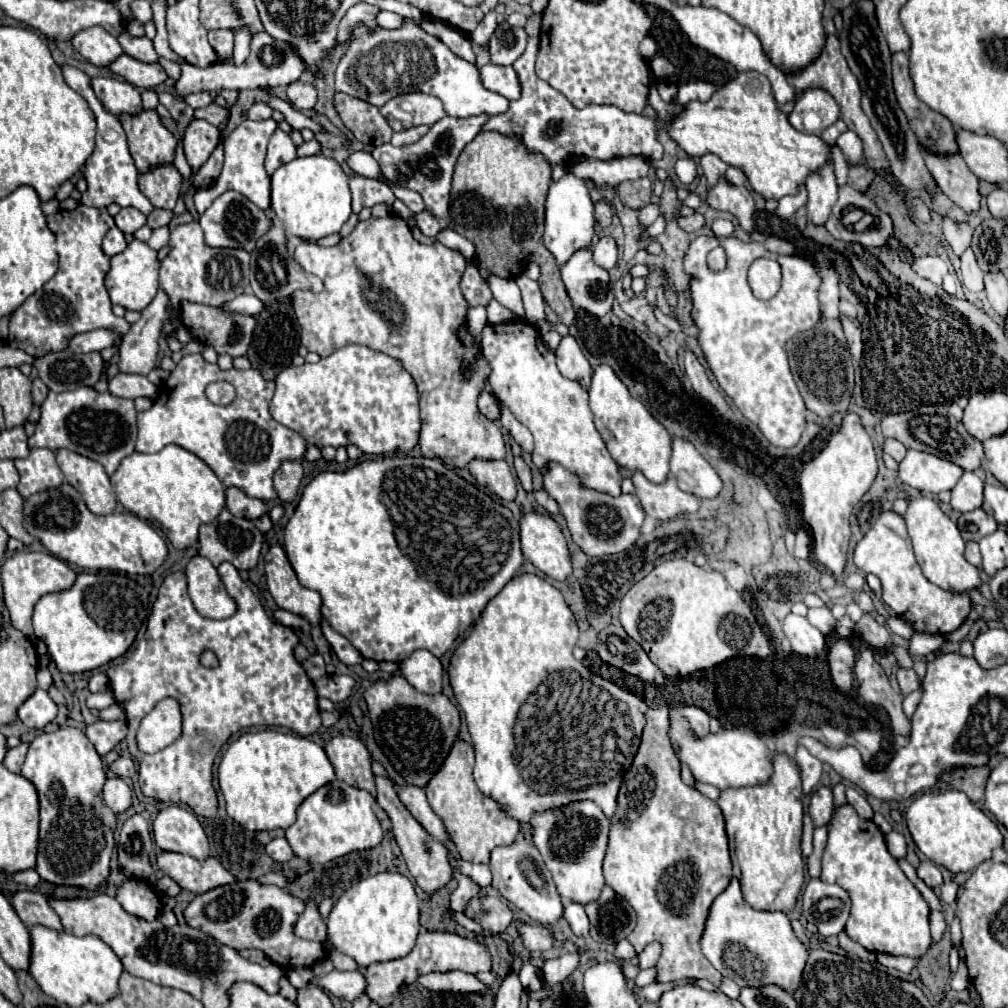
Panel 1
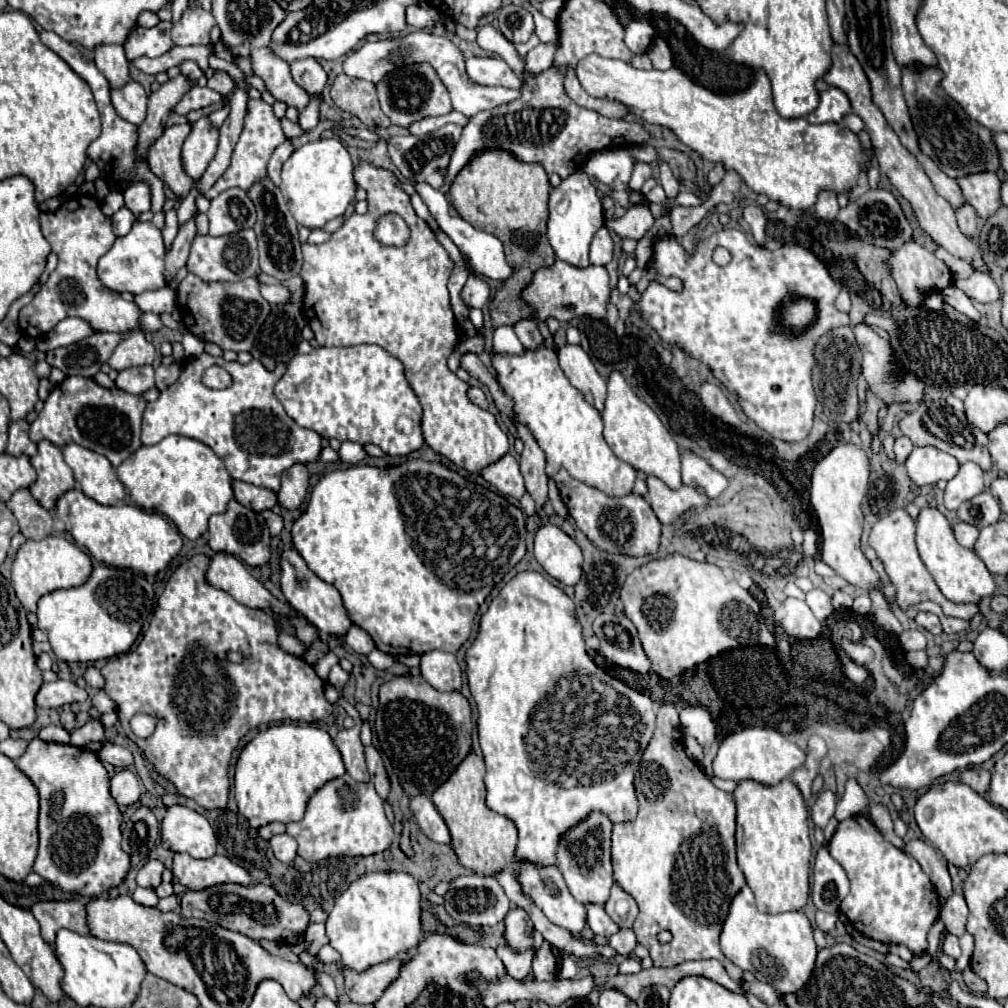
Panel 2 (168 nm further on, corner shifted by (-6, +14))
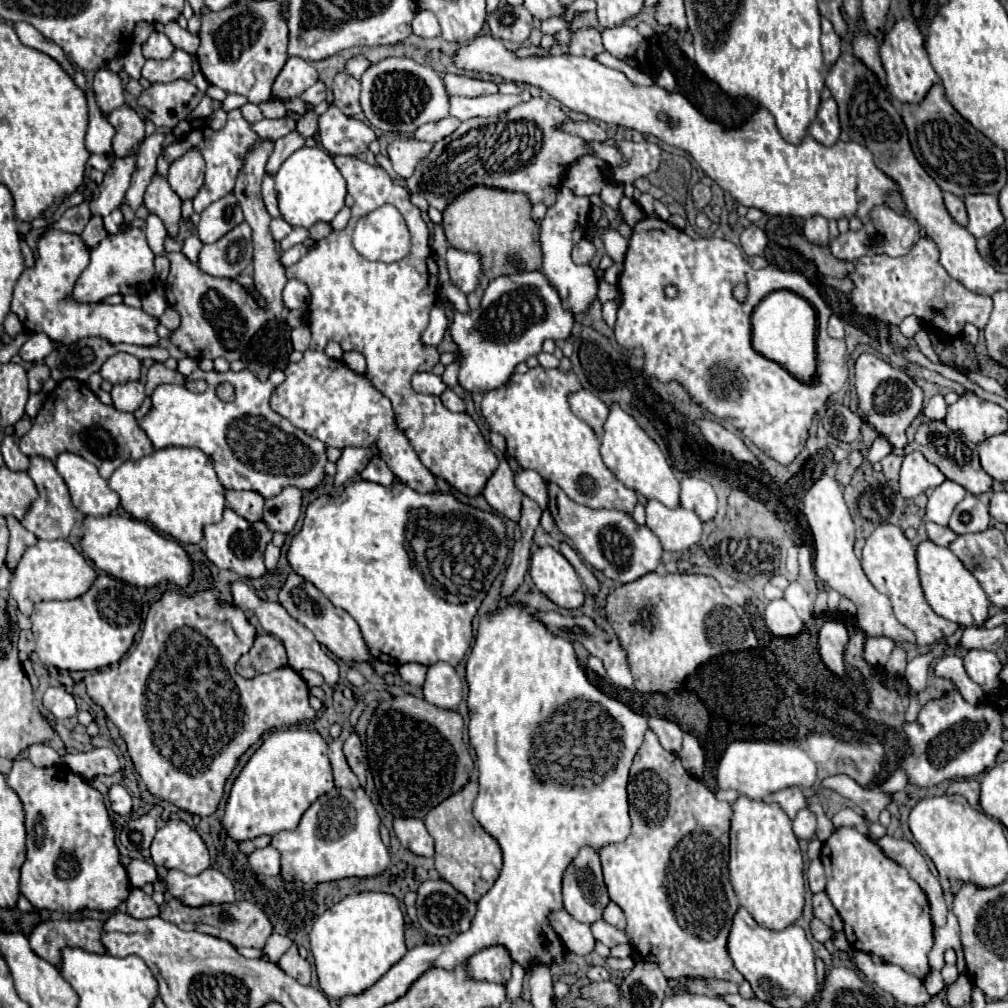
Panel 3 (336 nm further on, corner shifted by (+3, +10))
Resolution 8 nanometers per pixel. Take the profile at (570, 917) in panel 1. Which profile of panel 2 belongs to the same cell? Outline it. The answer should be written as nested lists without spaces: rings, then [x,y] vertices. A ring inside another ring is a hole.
[[[587,906],[587,924],[597,936],[609,938],[619,932],[619,926],[607,916],[603,906]]]

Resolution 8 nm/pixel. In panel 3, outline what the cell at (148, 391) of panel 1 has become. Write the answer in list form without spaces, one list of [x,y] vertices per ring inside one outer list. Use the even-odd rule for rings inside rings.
[[[138,380],[126,382],[126,384],[116,384],[110,394],[112,394],[114,406],[124,412],[134,412],[142,404],[142,400],[146,398],[144,386]]]

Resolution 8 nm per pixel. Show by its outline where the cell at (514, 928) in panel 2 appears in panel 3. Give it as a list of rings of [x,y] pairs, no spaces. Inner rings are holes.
[[[494,944],[494,946],[486,946],[484,950],[470,956],[466,968],[468,968],[468,974],[476,980],[506,984],[510,980],[512,958],[504,946]]]

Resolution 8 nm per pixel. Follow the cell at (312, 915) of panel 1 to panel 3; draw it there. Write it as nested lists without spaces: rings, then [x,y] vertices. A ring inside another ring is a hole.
[[[292,944],[290,950],[278,960],[278,966],[290,976],[294,976],[300,984],[310,984],[310,964],[298,954],[296,944]]]

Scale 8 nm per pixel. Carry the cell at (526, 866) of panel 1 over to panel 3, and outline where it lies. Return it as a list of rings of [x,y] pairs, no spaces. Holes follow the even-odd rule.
[[[564,908],[548,914],[548,920],[552,922],[552,928],[556,930],[556,934],[560,936],[560,940],[564,942],[564,946],[570,952],[586,956],[588,952],[594,950],[596,940],[592,938],[590,926],[582,924],[582,922],[576,922]]]

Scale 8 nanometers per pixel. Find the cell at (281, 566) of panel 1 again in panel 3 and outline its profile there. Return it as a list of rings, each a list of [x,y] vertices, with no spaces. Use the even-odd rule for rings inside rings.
[[[290,572],[284,586],[280,588],[280,594],[278,594],[278,602],[286,608],[286,612],[296,618],[298,622],[302,622],[308,630],[312,630],[312,634],[316,636],[316,640],[326,646],[334,656],[350,662],[350,660],[372,660],[370,652],[368,652],[368,646],[366,642],[362,640],[362,634],[360,634],[360,628],[356,624],[356,620],[342,608],[336,608],[332,606],[332,602],[310,582],[306,582],[300,574],[296,572]]]

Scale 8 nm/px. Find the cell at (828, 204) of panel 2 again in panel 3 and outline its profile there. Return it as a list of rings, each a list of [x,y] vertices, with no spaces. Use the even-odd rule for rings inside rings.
[[[812,216],[804,222],[804,236],[816,244],[828,244],[828,220],[824,216]]]

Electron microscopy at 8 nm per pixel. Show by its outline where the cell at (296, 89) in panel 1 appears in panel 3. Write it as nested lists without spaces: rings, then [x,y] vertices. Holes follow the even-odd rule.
[[[288,58],[282,72],[278,74],[272,94],[280,100],[288,100],[300,96],[306,88],[318,82],[318,72],[314,66],[302,58]]]

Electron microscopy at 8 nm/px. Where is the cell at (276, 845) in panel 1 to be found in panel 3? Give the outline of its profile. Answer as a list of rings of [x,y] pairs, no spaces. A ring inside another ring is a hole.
[[[270,844],[266,848],[254,850],[248,856],[248,862],[260,874],[266,874],[266,876],[278,876],[280,874],[280,852]]]

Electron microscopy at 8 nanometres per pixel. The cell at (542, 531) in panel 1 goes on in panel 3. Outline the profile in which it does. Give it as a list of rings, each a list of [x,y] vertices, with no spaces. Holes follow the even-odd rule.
[[[552,546],[538,548],[530,558],[530,576],[536,588],[560,608],[578,608],[584,588],[574,566]]]

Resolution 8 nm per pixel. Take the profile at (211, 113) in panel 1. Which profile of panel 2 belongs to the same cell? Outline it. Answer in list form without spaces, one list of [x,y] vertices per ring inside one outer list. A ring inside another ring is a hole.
[[[193,84],[193,86],[189,88],[189,92],[183,94],[183,98],[175,104],[173,112],[185,116],[185,114],[189,114],[191,110],[199,110],[199,108],[211,106],[213,102],[219,102],[221,98],[223,98],[223,96],[221,96],[219,92],[215,92],[215,90],[207,88],[207,86],[197,86],[197,84]]]

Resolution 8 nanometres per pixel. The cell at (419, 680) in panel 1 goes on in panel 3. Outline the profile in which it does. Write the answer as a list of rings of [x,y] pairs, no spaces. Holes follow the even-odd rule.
[[[436,662],[428,666],[422,692],[430,704],[446,710],[456,710],[462,698],[462,682],[448,662]]]

